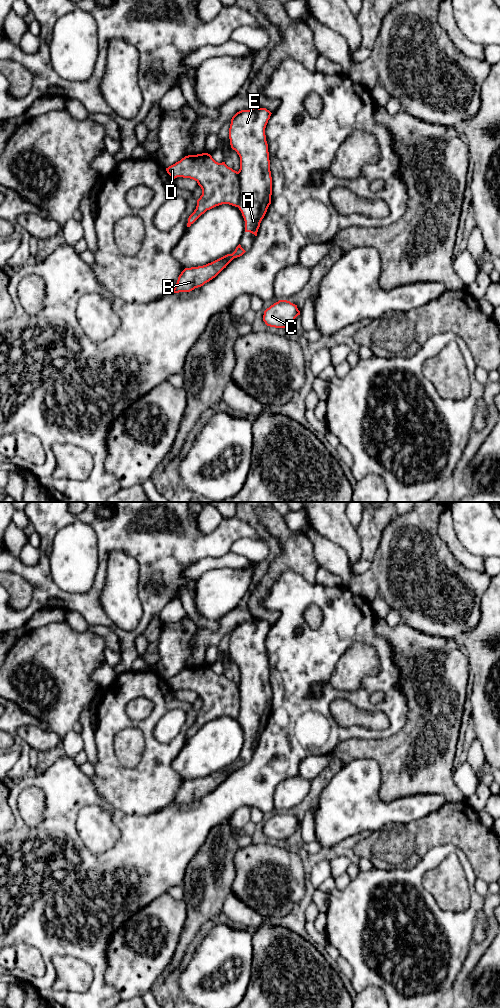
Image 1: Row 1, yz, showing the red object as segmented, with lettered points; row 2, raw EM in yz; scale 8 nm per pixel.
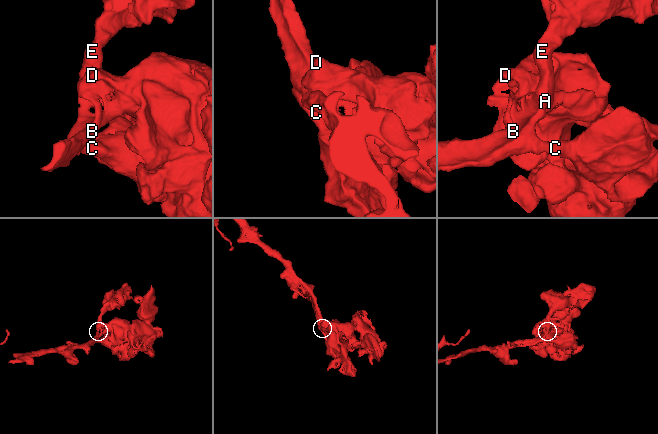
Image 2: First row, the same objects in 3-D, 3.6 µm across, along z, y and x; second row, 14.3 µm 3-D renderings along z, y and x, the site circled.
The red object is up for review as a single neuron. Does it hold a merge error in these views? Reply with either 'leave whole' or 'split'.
leave whole

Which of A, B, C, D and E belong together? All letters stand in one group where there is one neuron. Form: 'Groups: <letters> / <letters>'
Groups: A B C D E

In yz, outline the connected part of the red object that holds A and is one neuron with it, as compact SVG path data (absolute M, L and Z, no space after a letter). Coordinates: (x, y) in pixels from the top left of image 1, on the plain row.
M253 618L251 622L241 622L231 631L229 640L230 657L240 669L240 681L235 683L225 674L218 675L208 665L188 667L166 680L167 685L177 689L195 692L202 701L194 724L189 728L190 739L202 726L216 718L229 716L238 719L245 733L245 744L257 748L260 735L264 730L272 707L272 689L265 640L271 624L266 620Z

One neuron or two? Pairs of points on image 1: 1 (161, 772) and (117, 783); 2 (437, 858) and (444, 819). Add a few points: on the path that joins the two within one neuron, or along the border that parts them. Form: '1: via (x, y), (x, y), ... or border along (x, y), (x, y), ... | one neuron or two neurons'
1: via (150, 783), (128, 783) | one neuron
2: border along (462, 850), (452, 844), (439, 844), (421, 860) | two neurons

